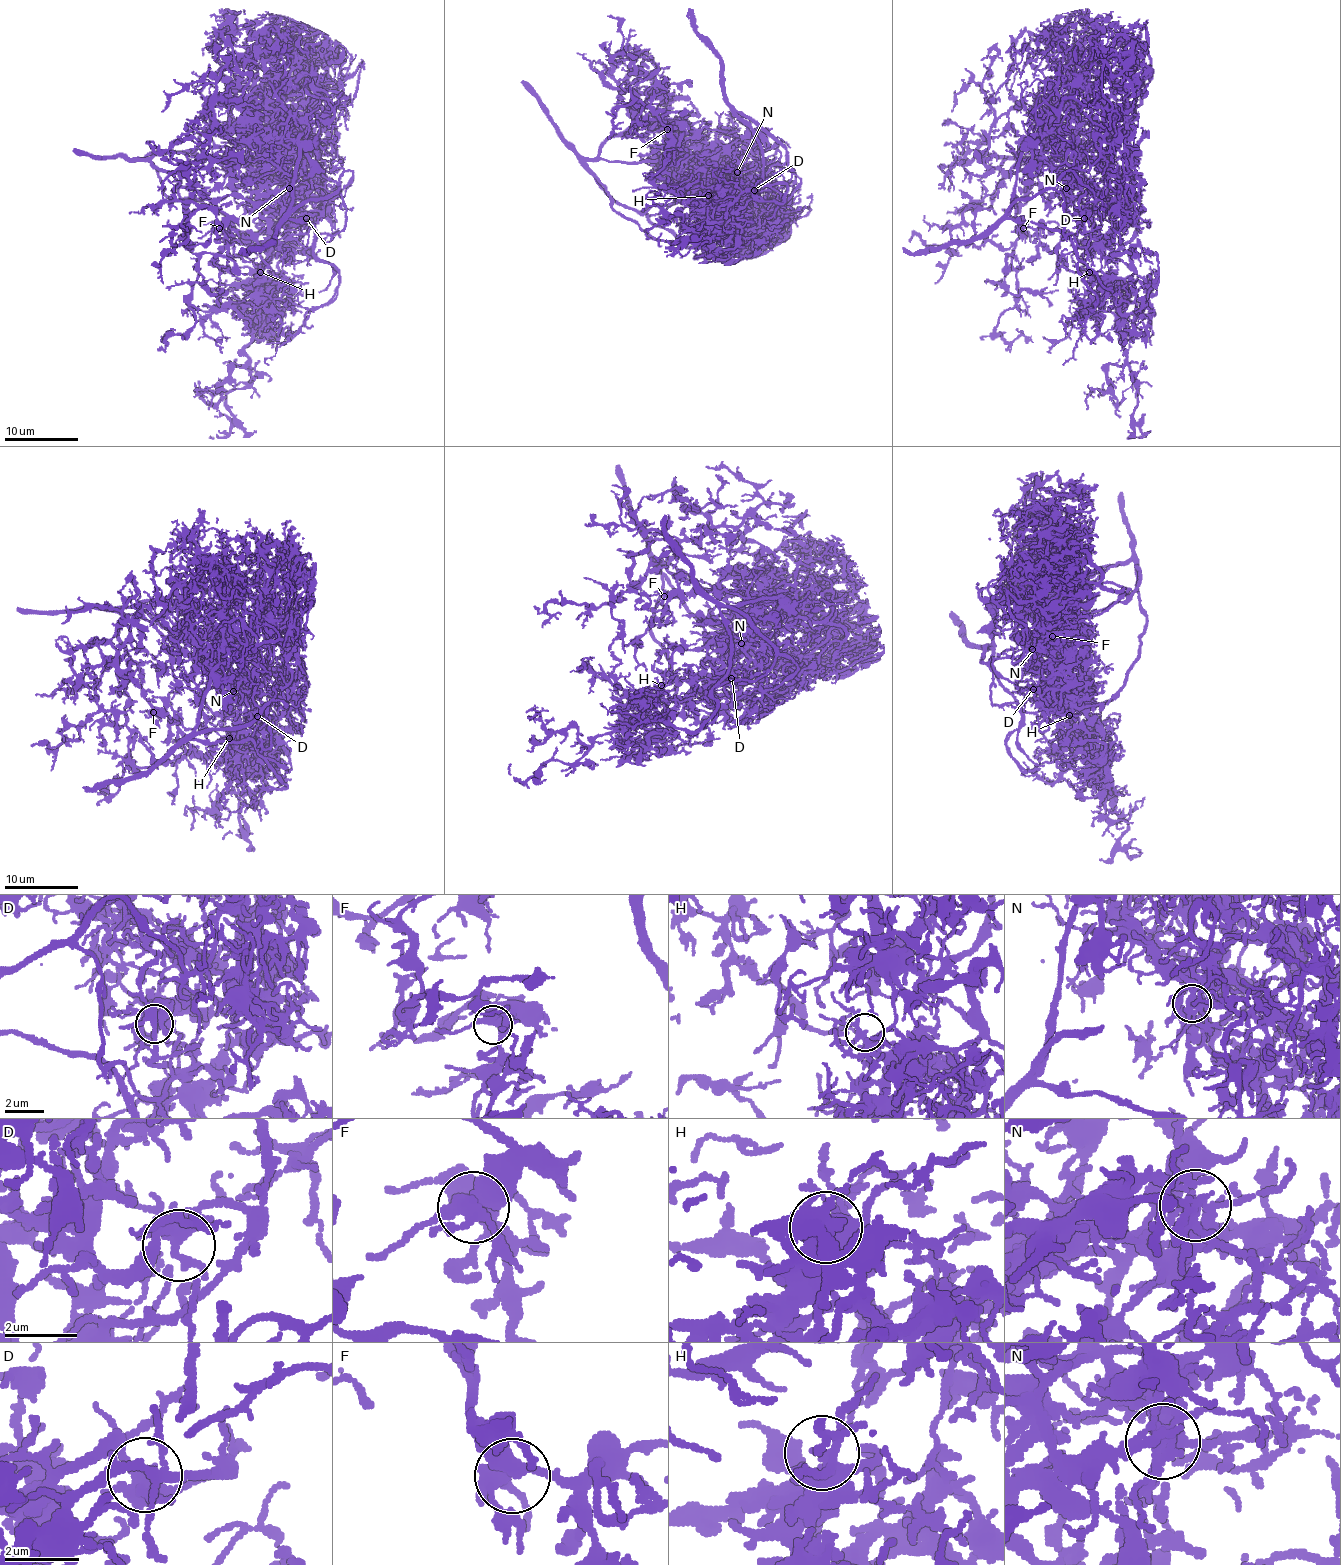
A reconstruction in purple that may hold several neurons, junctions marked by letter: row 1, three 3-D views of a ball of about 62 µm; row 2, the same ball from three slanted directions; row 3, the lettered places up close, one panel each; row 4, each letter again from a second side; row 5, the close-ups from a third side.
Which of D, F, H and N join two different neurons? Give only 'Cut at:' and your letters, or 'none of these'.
Cut at: N

